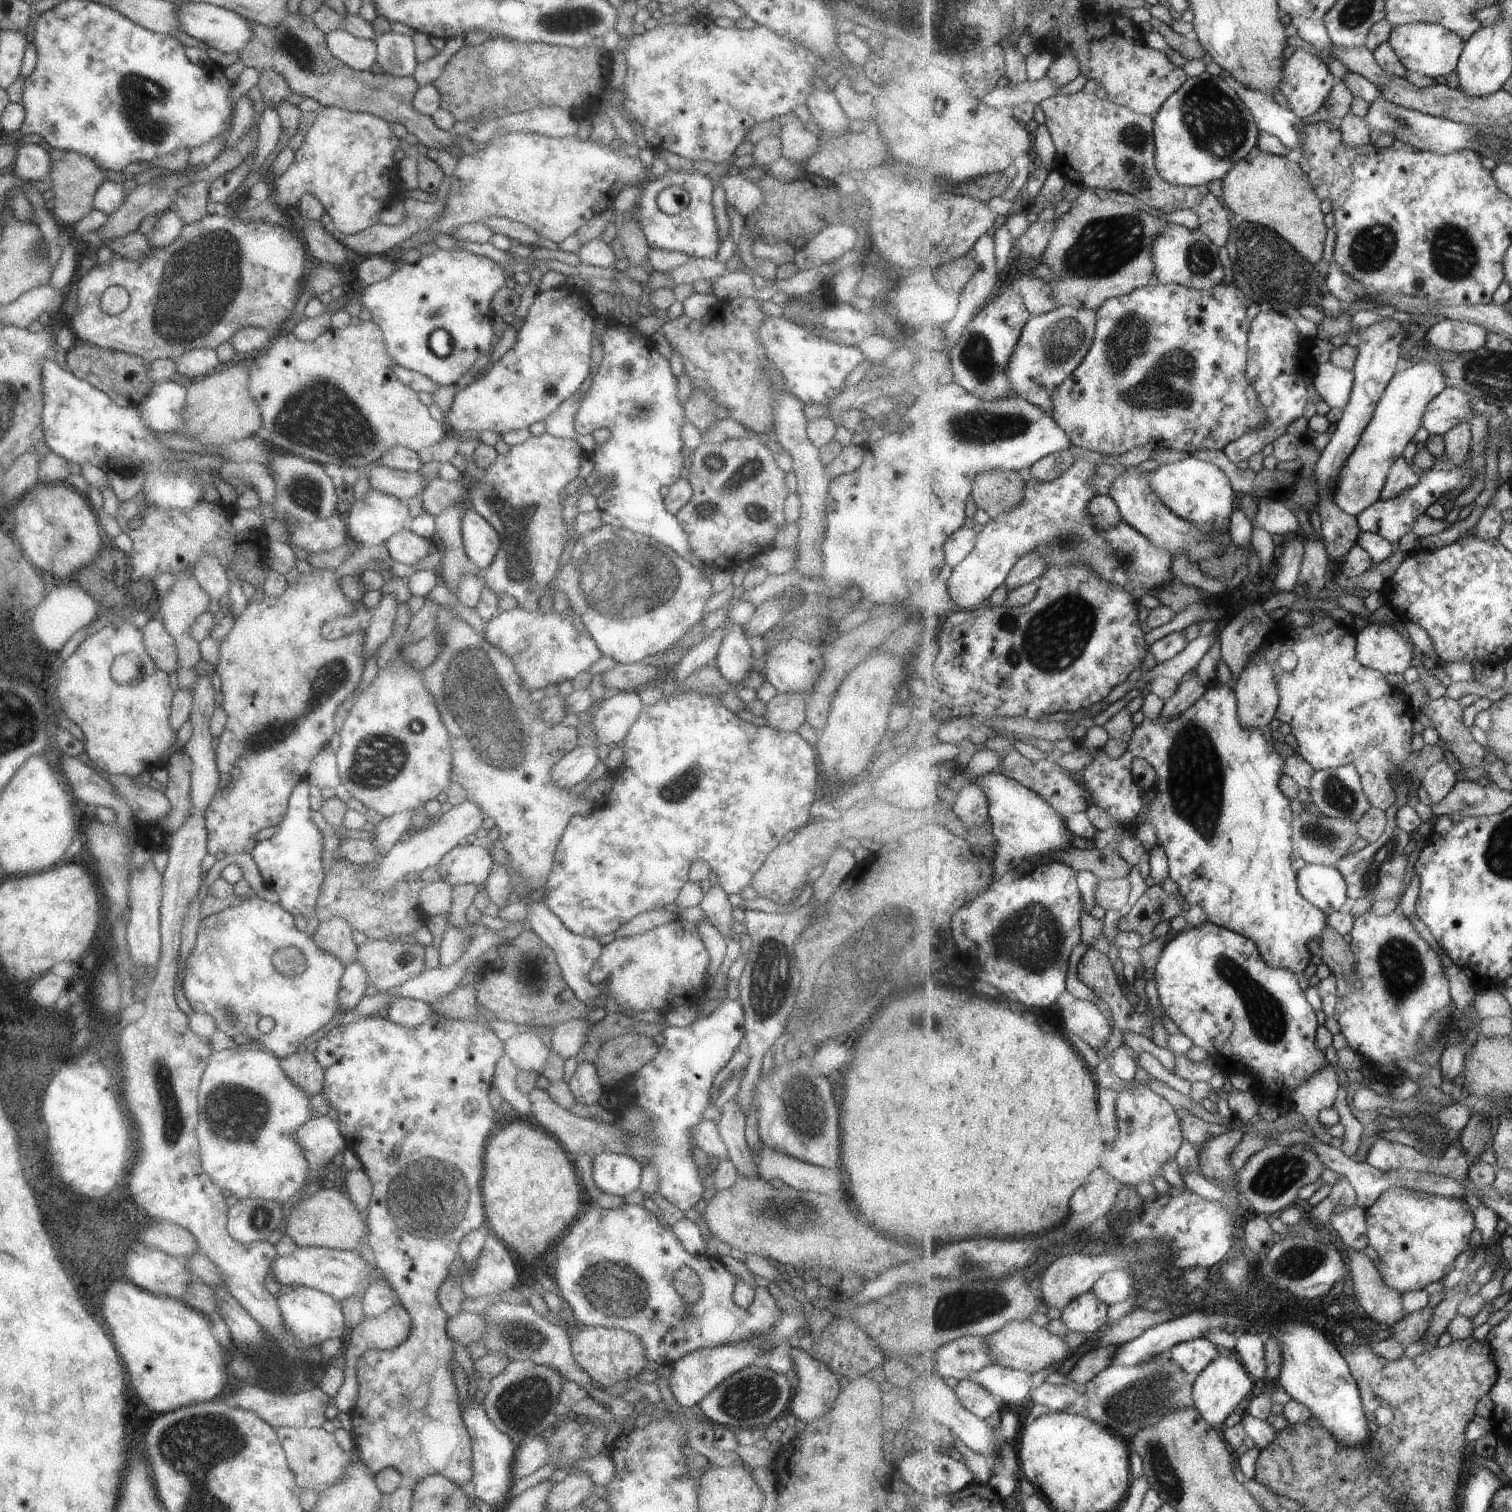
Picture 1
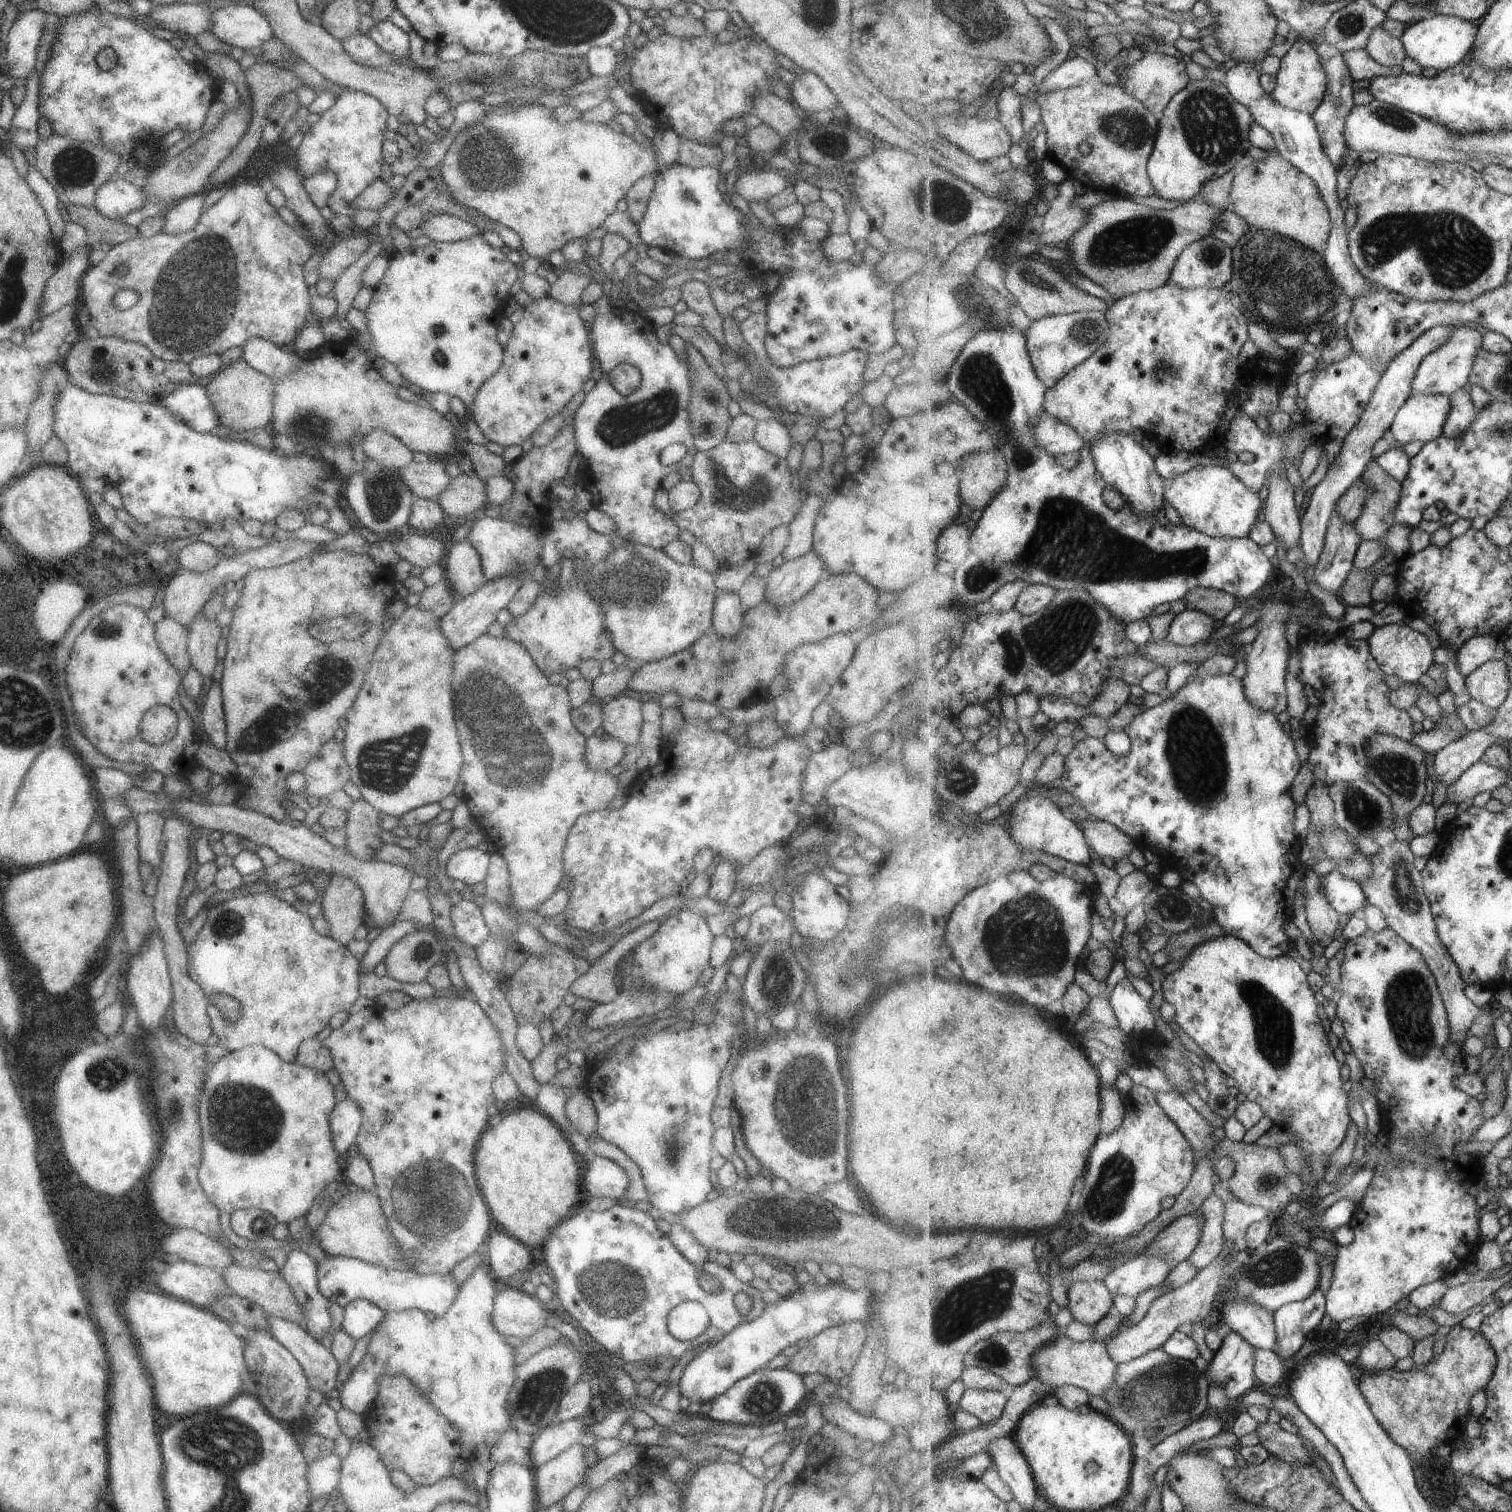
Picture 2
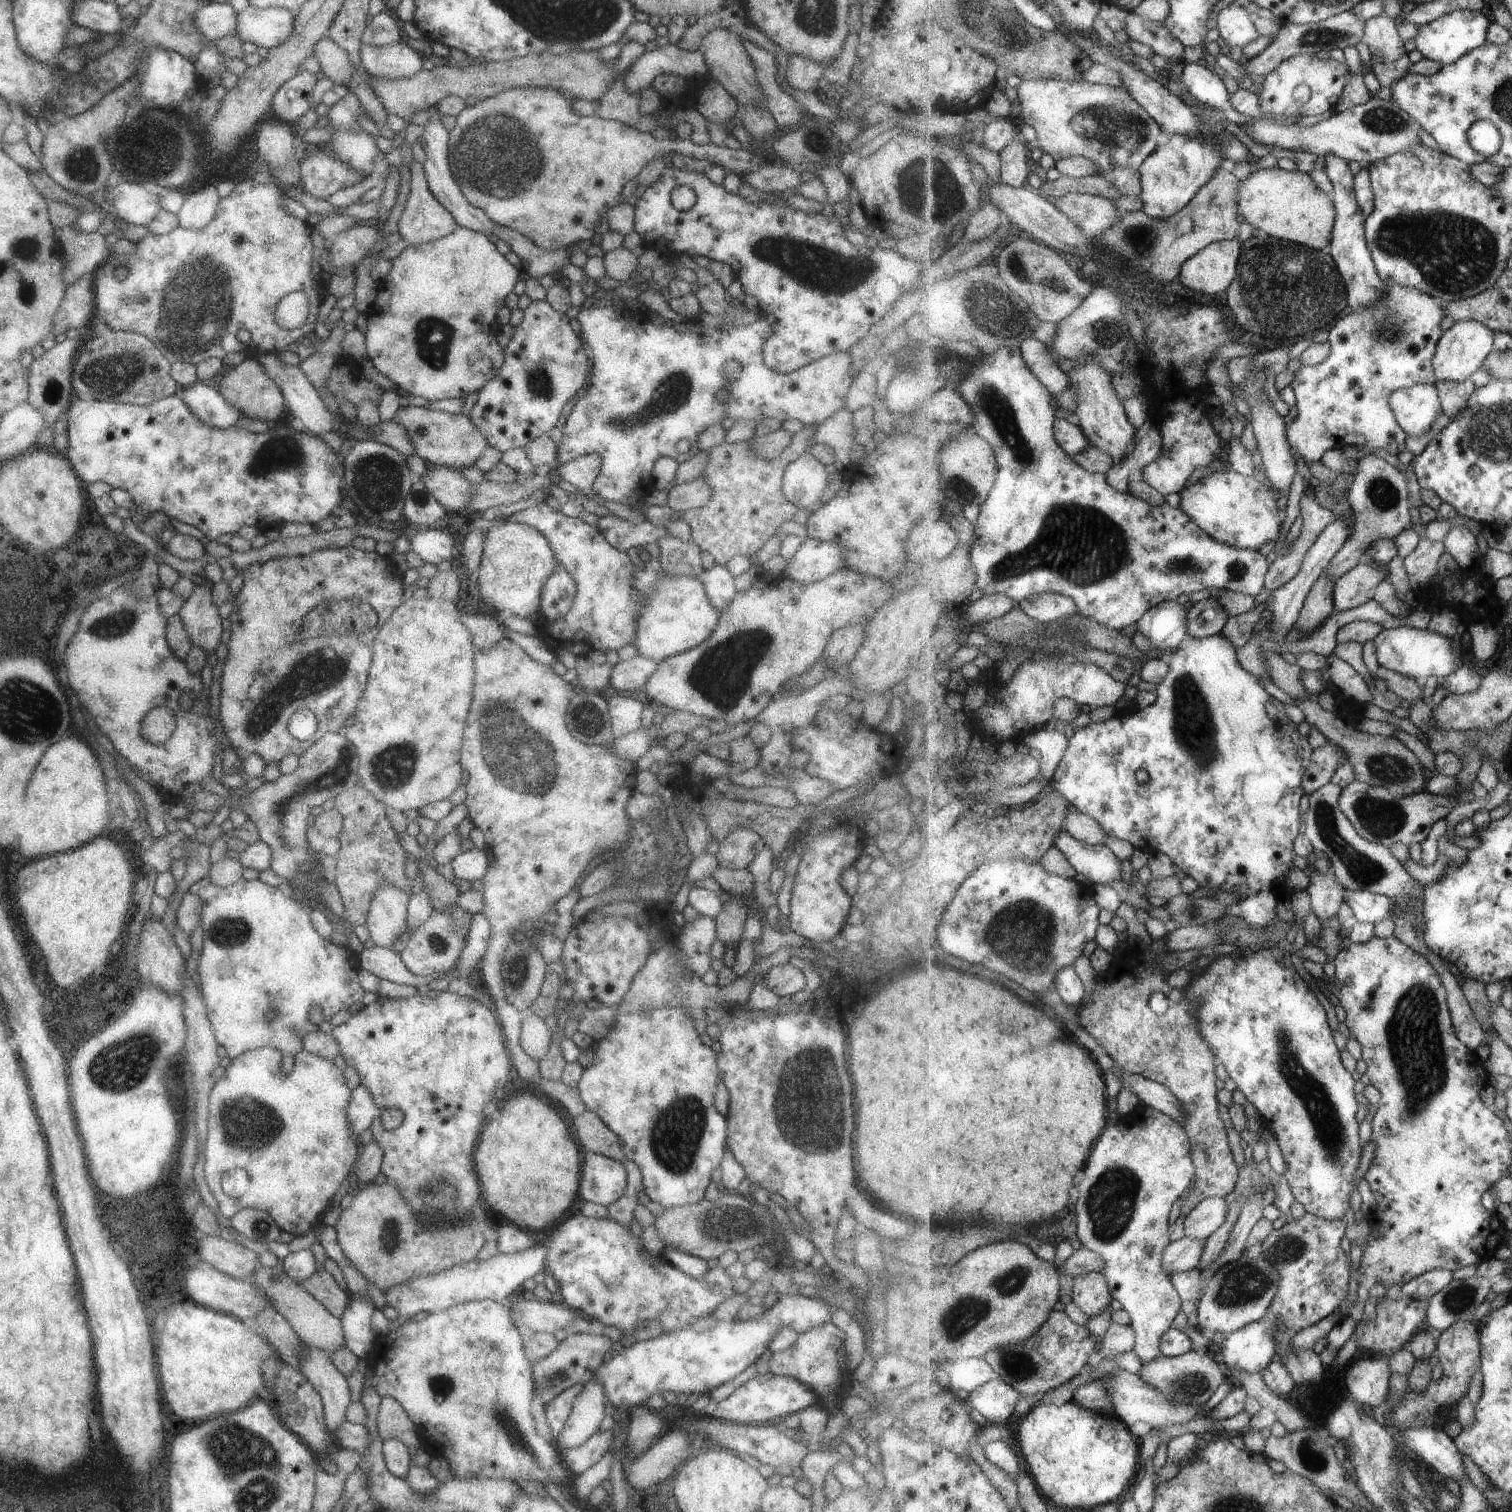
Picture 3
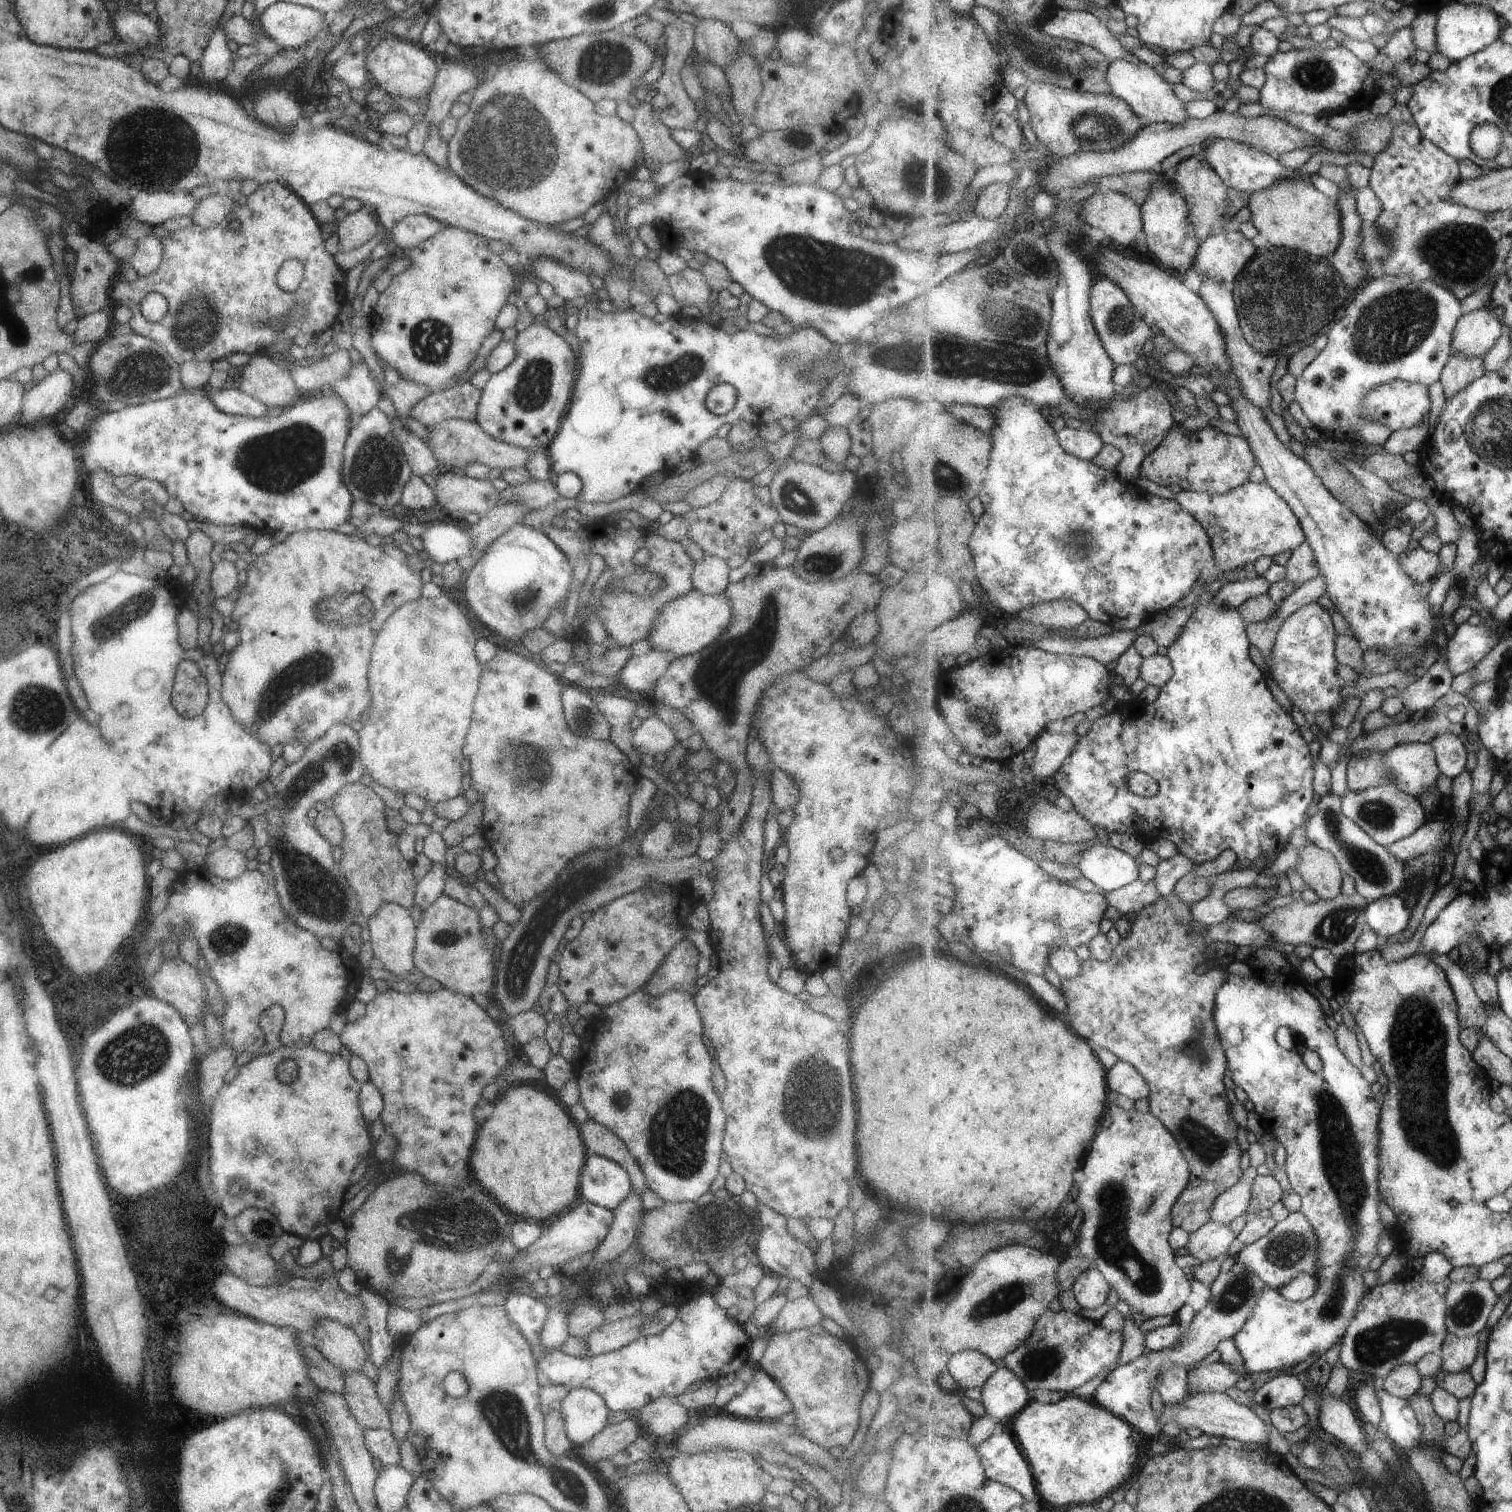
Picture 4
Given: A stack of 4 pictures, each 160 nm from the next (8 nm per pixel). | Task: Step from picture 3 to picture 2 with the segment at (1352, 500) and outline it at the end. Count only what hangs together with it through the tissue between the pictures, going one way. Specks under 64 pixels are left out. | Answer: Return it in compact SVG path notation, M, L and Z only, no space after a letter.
M1372 460L1371 464L1365 469L1363 474L1365 486L1370 492L1368 501L1364 506L1364 513L1354 522L1358 528L1359 534L1366 541L1373 541L1383 538L1386 532L1391 528L1388 520L1392 519L1390 510L1397 504L1401 496L1403 483L1395 480L1381 465L1381 460Z

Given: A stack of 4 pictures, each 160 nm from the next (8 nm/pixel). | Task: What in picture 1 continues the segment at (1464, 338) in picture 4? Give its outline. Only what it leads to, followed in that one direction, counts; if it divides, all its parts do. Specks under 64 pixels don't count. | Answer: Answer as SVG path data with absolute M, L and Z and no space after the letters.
M1421 362L1396 374L1347 466L1337 476L1333 500L1341 510L1357 517L1381 500L1393 464L1401 458L1407 444L1423 427L1425 408L1446 388L1447 374L1435 362Z

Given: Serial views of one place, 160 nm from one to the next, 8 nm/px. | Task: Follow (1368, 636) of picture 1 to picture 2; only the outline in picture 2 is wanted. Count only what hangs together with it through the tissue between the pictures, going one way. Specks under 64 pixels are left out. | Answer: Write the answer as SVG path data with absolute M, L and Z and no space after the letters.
M1400 620L1375 628L1367 639L1371 654L1377 659L1381 670L1384 670L1386 675L1397 676L1402 684L1417 683L1417 680L1433 666L1434 658L1438 655L1437 648L1433 649L1425 634L1413 630Z

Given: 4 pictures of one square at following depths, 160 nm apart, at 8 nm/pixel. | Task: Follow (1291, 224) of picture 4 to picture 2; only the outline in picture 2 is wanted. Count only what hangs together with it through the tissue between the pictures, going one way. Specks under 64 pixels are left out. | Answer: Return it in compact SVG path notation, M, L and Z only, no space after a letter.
M1267 154L1264 159L1249 161L1234 176L1229 203L1249 227L1275 231L1322 254L1334 228L1331 211L1316 182L1281 155Z

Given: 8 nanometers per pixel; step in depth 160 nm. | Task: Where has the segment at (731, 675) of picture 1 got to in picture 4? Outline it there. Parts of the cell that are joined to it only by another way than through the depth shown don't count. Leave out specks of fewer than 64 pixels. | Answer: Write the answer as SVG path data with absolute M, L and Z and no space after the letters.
M703 553L701 559L693 561L693 568L689 574L691 588L702 594L726 590L729 585L729 571L725 559Z

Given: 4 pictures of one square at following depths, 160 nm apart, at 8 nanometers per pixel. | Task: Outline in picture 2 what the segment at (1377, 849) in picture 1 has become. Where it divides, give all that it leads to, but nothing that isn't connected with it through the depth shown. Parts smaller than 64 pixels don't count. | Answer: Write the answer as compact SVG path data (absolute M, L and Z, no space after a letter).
M1397 839L1396 843L1382 846L1378 853L1370 855L1370 863L1374 868L1372 877L1361 881L1360 884L1367 895L1367 901L1382 911L1387 926L1396 930L1405 940L1415 945L1421 954L1424 954L1436 976L1440 993L1448 1009L1450 1042L1460 1047L1465 1044L1469 1030L1481 1010L1480 1006L1473 1004L1465 996L1466 984L1460 976L1460 968L1439 938L1430 902L1424 891L1422 871L1417 870L1413 864L1415 856L1407 841Z

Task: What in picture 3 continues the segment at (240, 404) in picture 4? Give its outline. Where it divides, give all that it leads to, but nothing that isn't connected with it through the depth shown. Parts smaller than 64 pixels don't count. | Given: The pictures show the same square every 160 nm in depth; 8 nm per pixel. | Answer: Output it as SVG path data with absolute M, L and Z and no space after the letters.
M197 382L180 389L178 394L191 414L205 426L222 429L235 424L243 416L215 387Z

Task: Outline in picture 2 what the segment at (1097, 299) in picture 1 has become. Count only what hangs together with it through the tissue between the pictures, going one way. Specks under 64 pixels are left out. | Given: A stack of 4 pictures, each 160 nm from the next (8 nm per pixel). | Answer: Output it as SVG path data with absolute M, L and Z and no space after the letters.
M1114 196L1092 209L1087 210L1086 223L1068 240L1063 247L1069 258L1076 264L1079 274L1101 286L1104 290L1115 296L1138 293L1142 290L1155 290L1169 282L1171 273L1175 268L1177 259L1192 242L1200 241L1211 234L1217 224L1213 222L1225 210L1215 210L1205 204L1203 198L1189 200L1189 202L1172 211L1154 209L1150 206L1140 205L1131 200L1123 200Z

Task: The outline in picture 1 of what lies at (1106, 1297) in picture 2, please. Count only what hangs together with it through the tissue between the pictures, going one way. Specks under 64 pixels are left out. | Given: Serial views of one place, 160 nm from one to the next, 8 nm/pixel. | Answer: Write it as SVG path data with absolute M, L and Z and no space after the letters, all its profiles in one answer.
M1089 1292L1075 1298L1062 1311L1060 1320L1065 1322L1069 1332L1085 1332L1087 1336L1093 1336L1108 1322L1109 1308L1109 1304Z

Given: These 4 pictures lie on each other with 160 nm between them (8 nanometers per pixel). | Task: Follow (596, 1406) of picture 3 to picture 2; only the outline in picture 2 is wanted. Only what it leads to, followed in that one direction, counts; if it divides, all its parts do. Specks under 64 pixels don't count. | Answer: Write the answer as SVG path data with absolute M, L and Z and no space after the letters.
M579 1418L566 1420L554 1426L549 1426L543 1432L533 1436L528 1449L531 1471L544 1462L555 1458L568 1446L575 1444L583 1436L581 1431L586 1428Z

